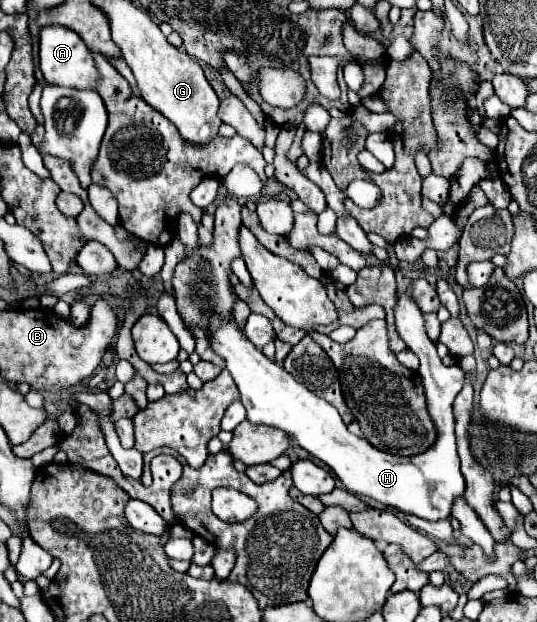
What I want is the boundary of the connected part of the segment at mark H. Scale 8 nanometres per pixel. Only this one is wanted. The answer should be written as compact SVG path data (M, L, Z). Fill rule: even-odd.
M408 292L398 296L398 304L396 304L396 330L400 334L400 338L406 342L406 346L420 358L420 376L422 376L422 386L424 386L424 396L426 396L426 404L428 404L428 412L430 418L436 426L436 440L434 444L416 454L416 456L394 456L394 454L386 454L376 450L372 444L368 444L368 440L358 438L354 434L350 434L346 430L346 424L342 422L340 414L336 412L336 408L332 404L328 404L326 400L318 398L316 394L312 394L304 384L296 382L282 366L278 366L274 360L266 358L244 334L244 330L238 326L238 322L234 318L224 318L222 314L212 314L206 326L208 332L208 342L214 354L218 354L224 364L226 370L232 374L238 390L240 390L240 400L248 412L248 420L252 424L264 424L264 426L272 426L278 428L282 432L286 432L298 446L302 446L306 452L310 452L314 458L322 460L336 476L338 480L344 484L344 488L356 496L366 496L376 500L378 504L392 508L396 512L404 512L404 514L412 514L430 522L436 520L446 520L452 512L452 504L458 496L464 494L464 478L460 472L460 460L456 454L456 440L454 440L454 412L452 412L452 404L456 394L462 390L464 384L464 370L460 366L444 366L440 362L440 356L436 354L436 346L434 342L428 340L426 332L424 332L424 320L422 320L422 312L420 308L416 308L414 300L408 296Z

